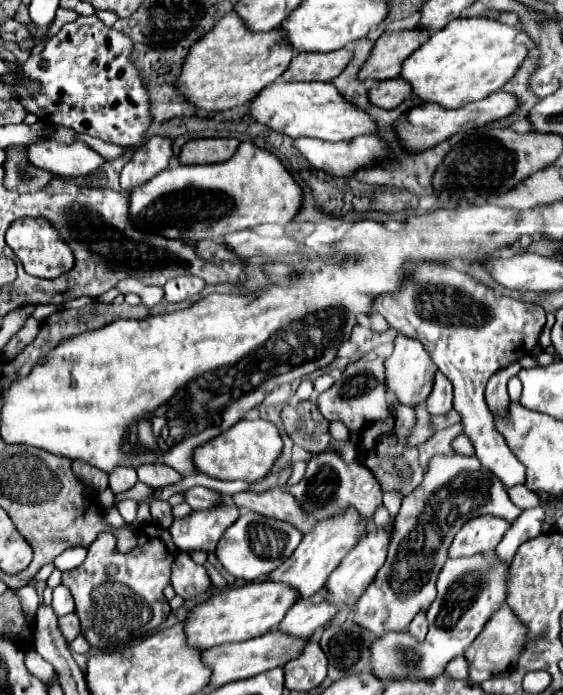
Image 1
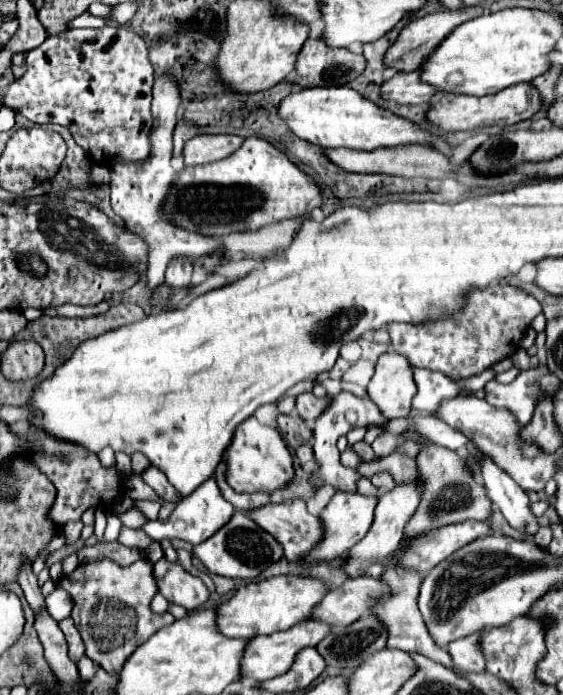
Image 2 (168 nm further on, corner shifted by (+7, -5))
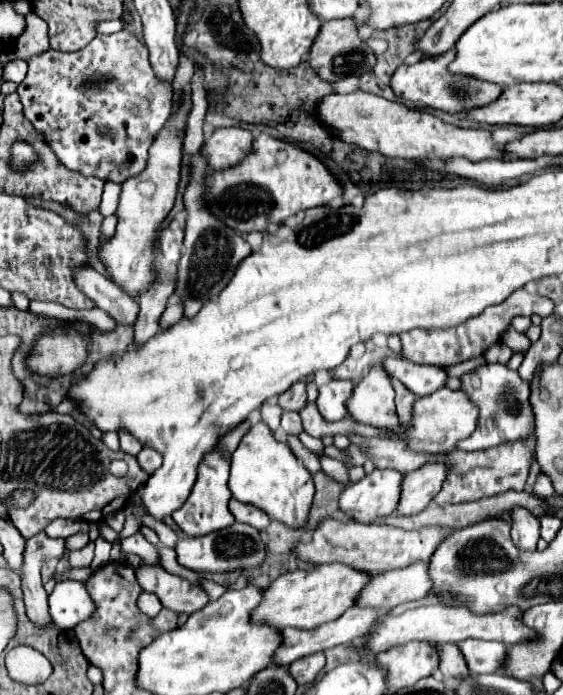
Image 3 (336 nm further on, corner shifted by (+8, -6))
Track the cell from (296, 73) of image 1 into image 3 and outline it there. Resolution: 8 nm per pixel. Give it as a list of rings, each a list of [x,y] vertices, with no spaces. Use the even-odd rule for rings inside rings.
[[[334,20],[334,22],[324,22],[312,48],[310,48],[310,58],[308,58],[312,70],[316,70],[316,76],[320,80],[336,82],[342,80],[344,76],[362,76],[368,72],[376,58],[374,52],[364,46],[364,42],[358,38],[358,26],[354,20]]]

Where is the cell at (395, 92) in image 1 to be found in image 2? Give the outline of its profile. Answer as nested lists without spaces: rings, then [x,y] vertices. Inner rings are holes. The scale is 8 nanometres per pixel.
[[[409,71],[409,73],[397,73],[393,79],[389,79],[381,93],[389,101],[397,101],[401,105],[421,105],[431,103],[433,97],[439,95],[437,87],[427,85],[421,81],[421,71]]]

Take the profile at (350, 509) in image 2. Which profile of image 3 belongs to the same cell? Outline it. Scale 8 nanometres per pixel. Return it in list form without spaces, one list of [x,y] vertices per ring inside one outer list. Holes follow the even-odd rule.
[[[374,470],[342,490],[340,510],[360,524],[374,524],[392,516],[400,498],[402,478],[396,470]]]

